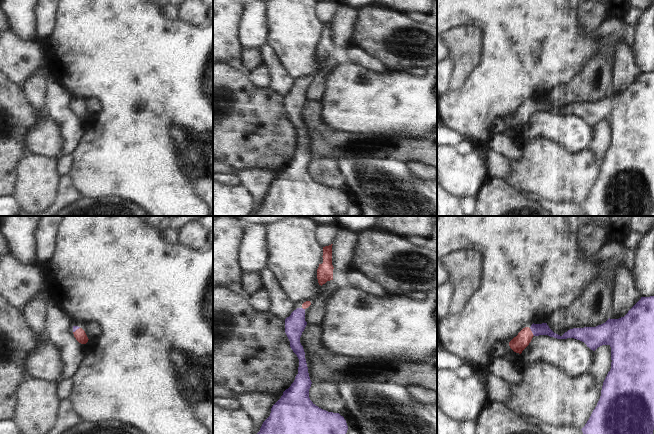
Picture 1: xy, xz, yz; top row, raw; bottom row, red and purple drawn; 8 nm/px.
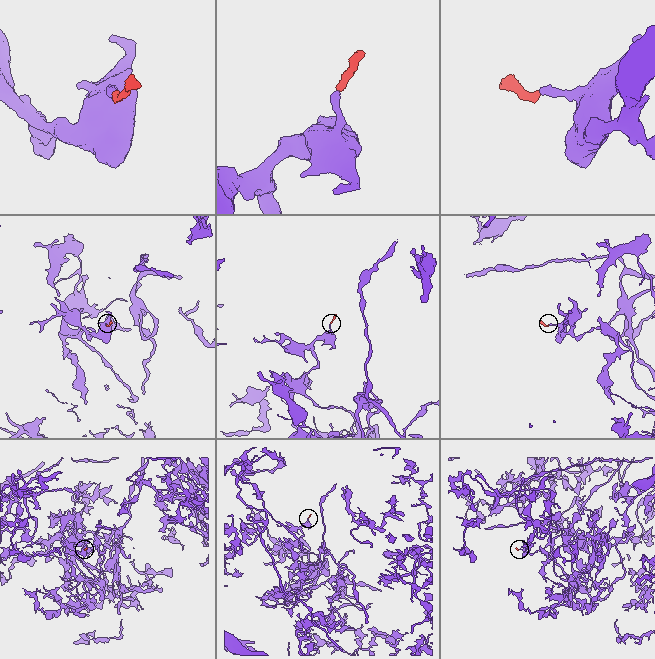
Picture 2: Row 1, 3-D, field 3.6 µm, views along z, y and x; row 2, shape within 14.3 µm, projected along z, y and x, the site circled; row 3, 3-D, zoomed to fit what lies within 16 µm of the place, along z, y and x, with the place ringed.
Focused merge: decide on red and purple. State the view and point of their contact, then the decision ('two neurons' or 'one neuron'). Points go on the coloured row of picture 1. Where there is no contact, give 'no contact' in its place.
meets red in yz at (531, 332); one neuron

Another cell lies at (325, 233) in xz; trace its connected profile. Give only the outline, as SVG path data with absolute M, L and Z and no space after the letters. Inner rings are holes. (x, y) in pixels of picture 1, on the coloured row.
M318 224L316 228L316 238L323 247L334 243L338 234L339 226L336 224Z

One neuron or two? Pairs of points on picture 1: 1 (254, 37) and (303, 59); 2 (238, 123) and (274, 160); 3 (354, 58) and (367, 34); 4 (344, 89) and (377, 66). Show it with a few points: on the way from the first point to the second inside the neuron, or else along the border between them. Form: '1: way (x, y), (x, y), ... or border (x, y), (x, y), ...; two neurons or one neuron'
1: border (266, 19), (268, 27), (267, 43); two neurons
2: way (247, 132), (266, 151); one neuron
3: border (347, 45), (350, 47), (360, 47), (380, 61); two neurons
4: border (349, 61), (374, 71), (383, 72), (386, 70); two neurons

